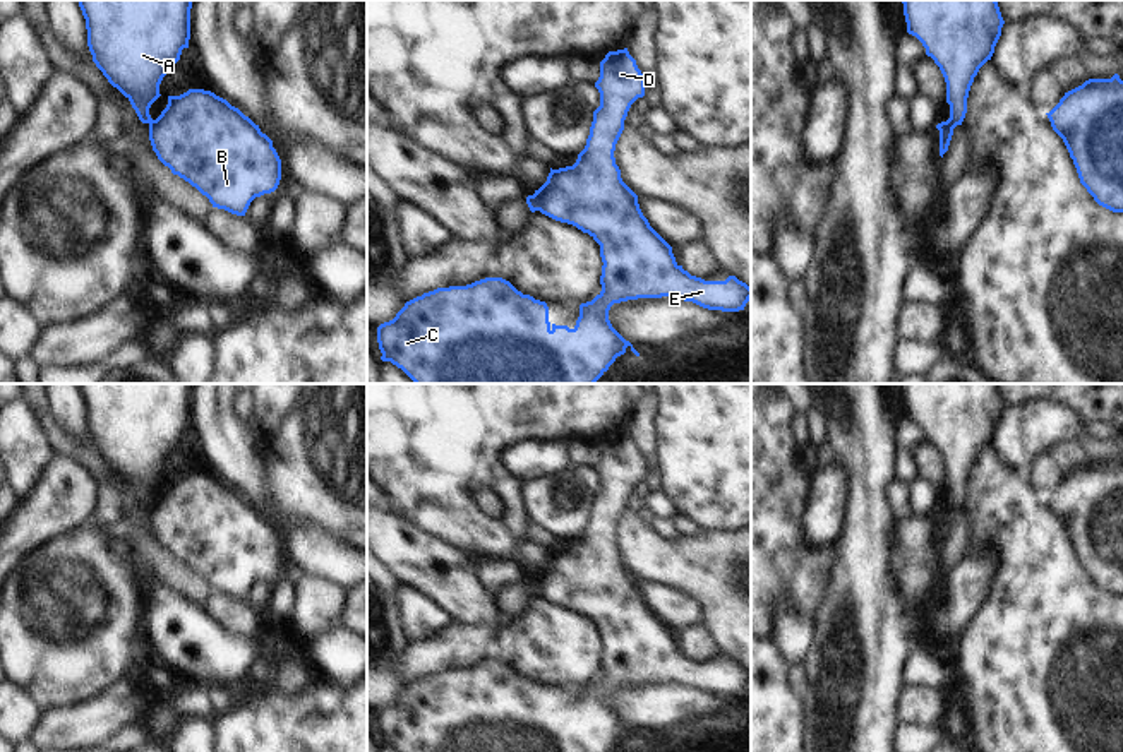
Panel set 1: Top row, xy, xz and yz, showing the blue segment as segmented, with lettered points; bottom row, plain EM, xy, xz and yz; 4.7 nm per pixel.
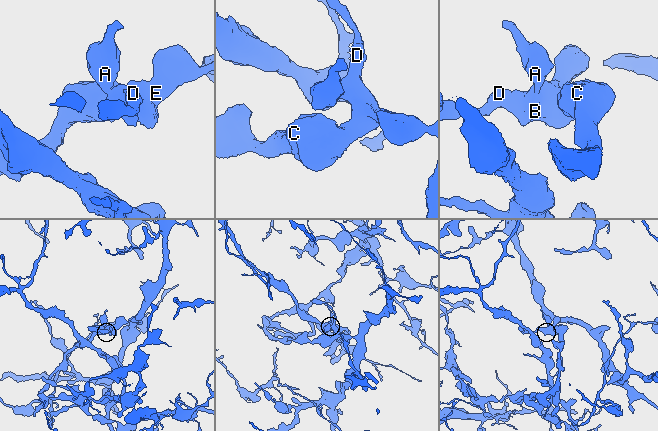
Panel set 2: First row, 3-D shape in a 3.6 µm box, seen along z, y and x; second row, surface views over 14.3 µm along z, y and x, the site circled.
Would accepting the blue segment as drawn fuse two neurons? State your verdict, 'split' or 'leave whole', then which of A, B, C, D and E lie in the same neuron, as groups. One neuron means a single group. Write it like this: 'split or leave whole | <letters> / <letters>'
split | A / B C D E

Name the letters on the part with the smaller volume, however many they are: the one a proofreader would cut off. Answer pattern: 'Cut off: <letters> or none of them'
Cut off: A

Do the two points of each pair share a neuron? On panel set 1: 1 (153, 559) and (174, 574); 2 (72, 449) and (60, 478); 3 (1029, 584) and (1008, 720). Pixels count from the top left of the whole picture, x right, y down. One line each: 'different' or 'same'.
1: same
2: different
3: same

